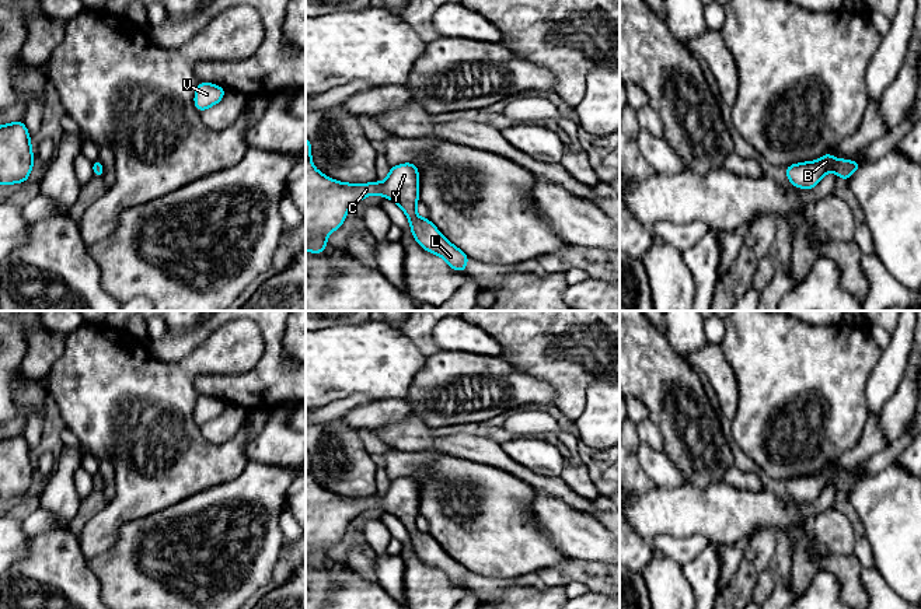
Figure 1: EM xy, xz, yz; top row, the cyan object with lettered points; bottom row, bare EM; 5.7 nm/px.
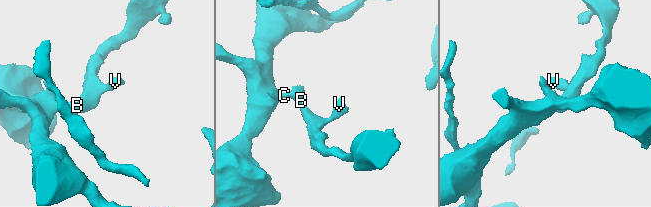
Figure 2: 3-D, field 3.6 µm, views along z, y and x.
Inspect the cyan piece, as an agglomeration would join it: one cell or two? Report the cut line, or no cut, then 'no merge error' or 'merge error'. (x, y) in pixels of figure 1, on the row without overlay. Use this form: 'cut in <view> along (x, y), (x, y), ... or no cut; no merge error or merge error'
no cut; no merge error

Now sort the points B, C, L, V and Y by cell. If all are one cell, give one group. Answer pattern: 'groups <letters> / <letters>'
groups B C L V Y

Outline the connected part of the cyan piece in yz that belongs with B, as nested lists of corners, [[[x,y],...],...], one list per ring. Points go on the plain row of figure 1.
[[[827,466],[817,475],[792,477],[785,482],[786,491],[795,501],[813,503],[821,491],[833,484],[840,493],[848,494],[850,490],[862,479],[851,473],[835,473]]]

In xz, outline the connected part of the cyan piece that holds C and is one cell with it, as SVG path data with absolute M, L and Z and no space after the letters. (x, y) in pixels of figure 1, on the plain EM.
M306 449L306 564L322 567L327 550L343 538L348 524L376 507L404 524L412 549L423 563L443 571L453 584L465 585L470 570L449 556L429 532L416 529L419 486L414 476L390 482L383 496L343 497L314 482L311 458Z

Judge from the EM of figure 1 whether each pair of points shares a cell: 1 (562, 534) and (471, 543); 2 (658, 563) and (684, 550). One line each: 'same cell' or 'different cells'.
1: different cells
2: different cells

